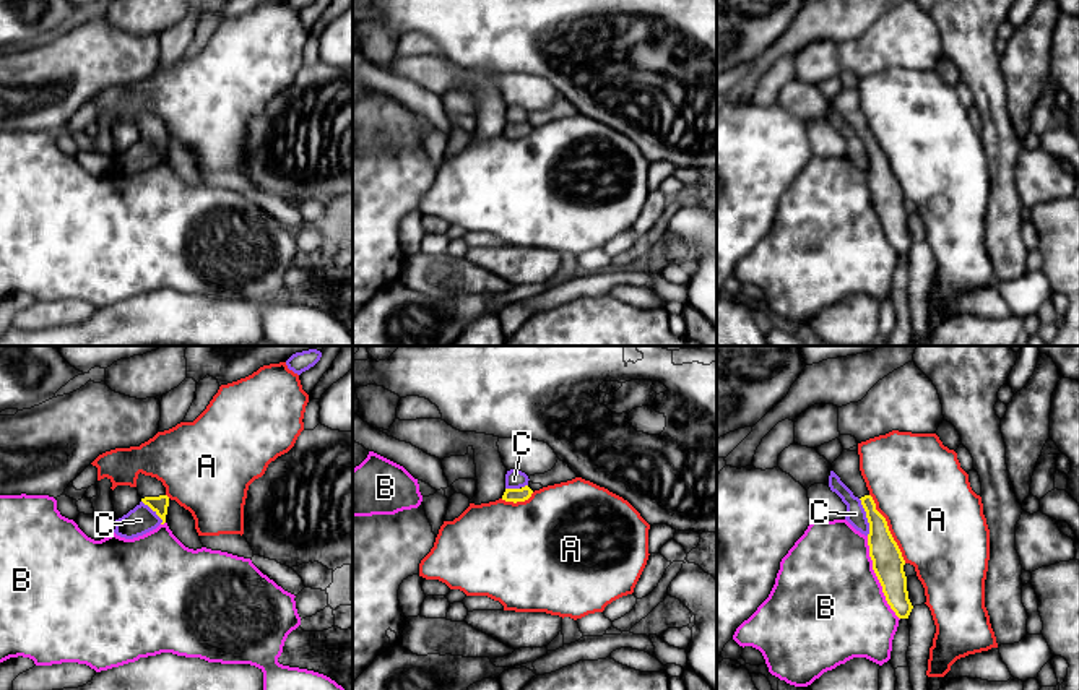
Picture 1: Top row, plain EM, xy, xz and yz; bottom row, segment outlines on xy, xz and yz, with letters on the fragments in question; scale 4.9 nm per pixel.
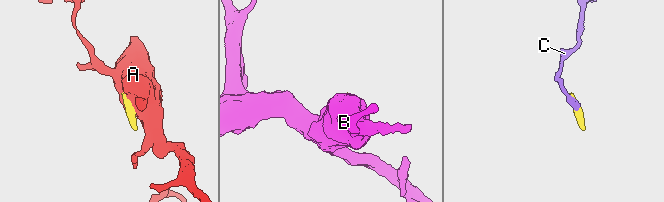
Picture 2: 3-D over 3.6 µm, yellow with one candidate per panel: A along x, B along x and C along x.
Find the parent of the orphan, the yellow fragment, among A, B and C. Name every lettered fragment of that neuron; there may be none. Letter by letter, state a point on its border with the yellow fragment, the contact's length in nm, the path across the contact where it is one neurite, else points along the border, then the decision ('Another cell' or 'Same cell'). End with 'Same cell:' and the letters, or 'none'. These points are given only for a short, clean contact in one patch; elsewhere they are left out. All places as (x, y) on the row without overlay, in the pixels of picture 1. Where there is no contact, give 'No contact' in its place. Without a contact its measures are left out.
A: Touches yellow at yz (888, 164). Shared border 380 nm. Boundary: yz (870, 130), (875, 145), (884, 155), (905, 198). Another cell
B: Touches yellow at yz (878, 215). Shared border 440 nm. Another cell
C: Touches yellow at yz (866, 153). Shared border 190 nm. Boundary: yz (858, 135), (868, 159), (868, 171). Another cell
Same cell: none

